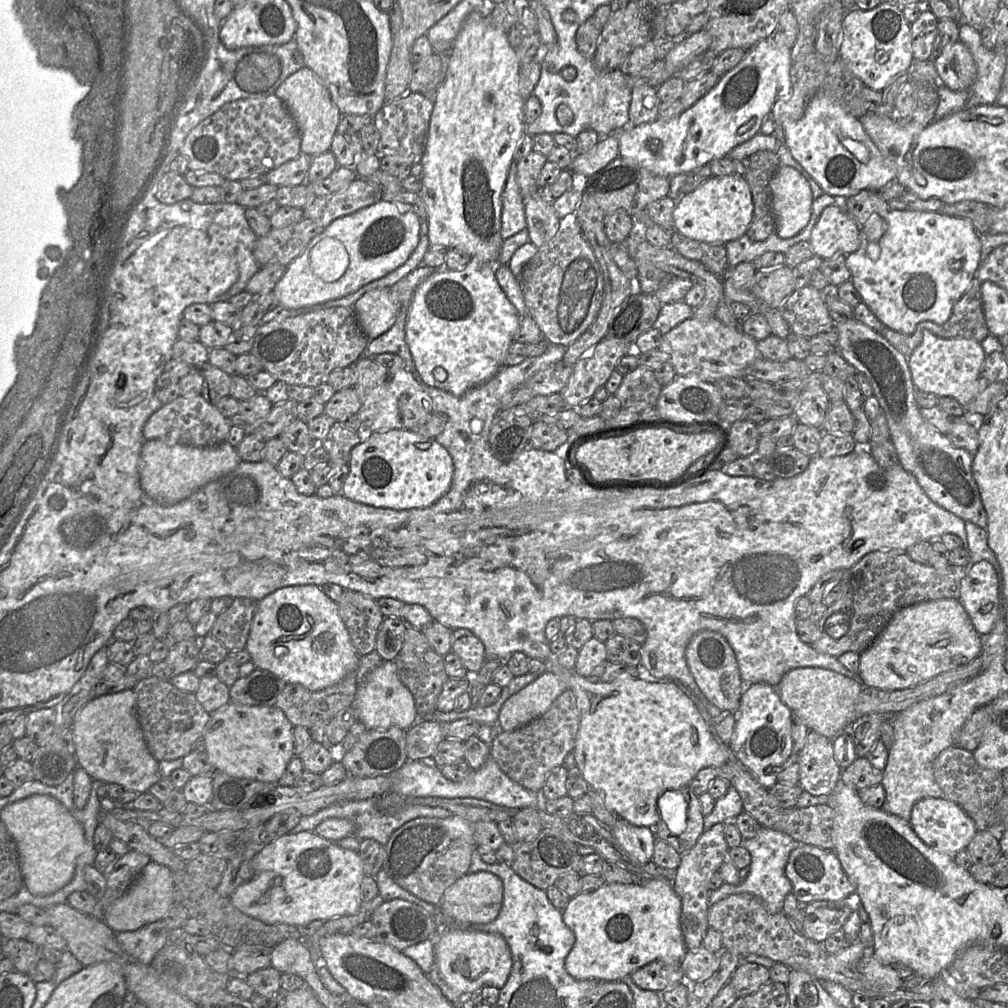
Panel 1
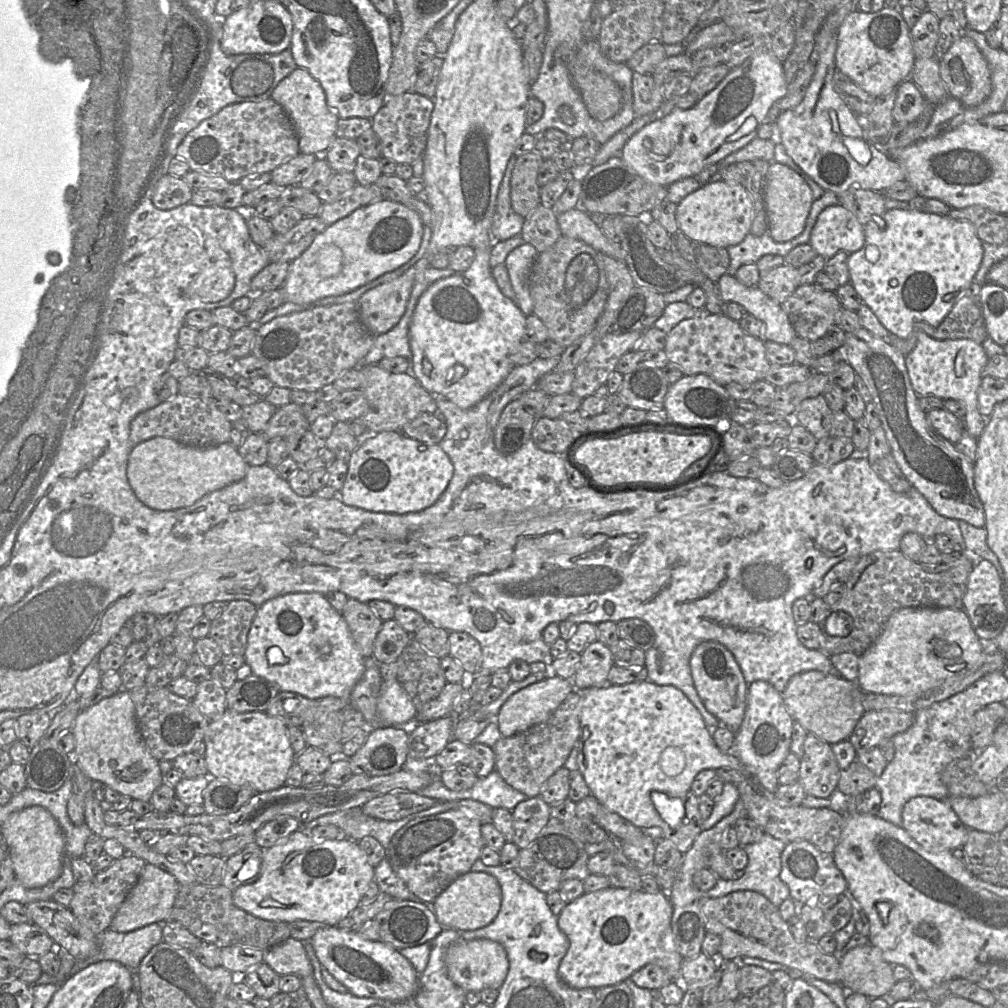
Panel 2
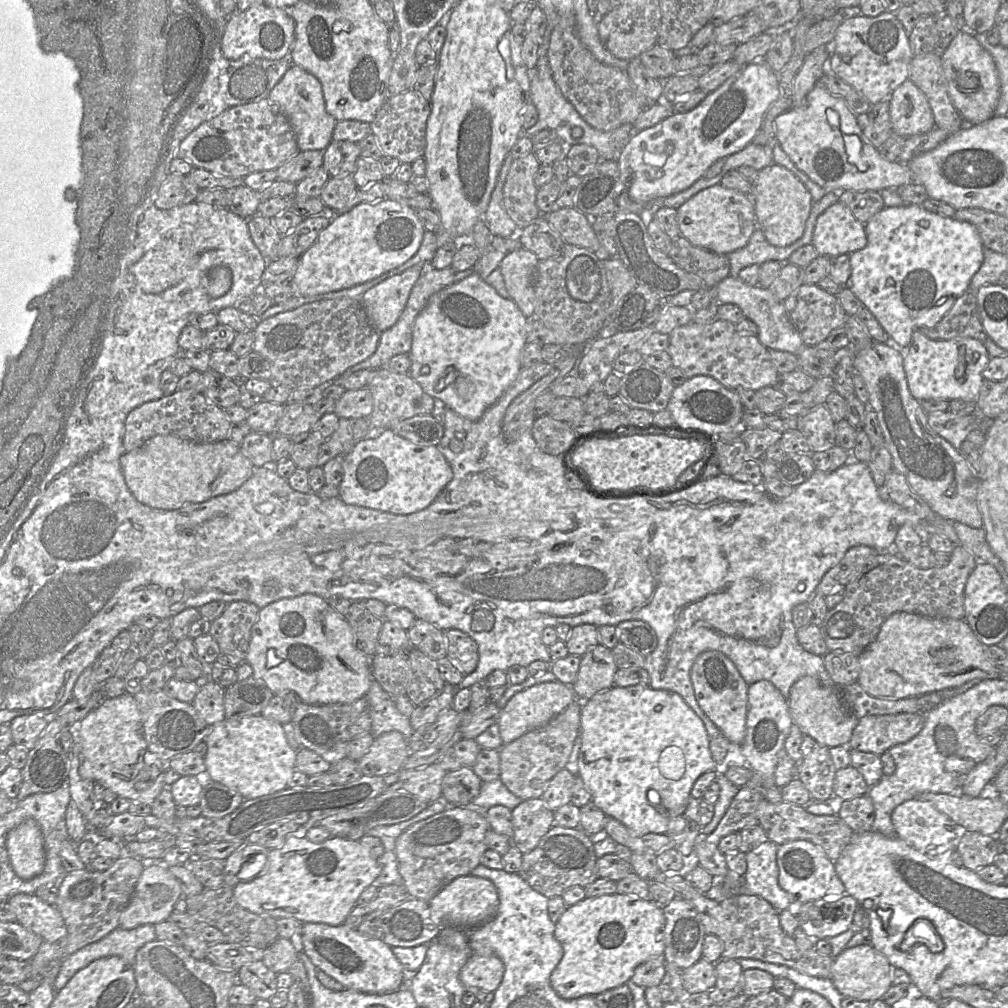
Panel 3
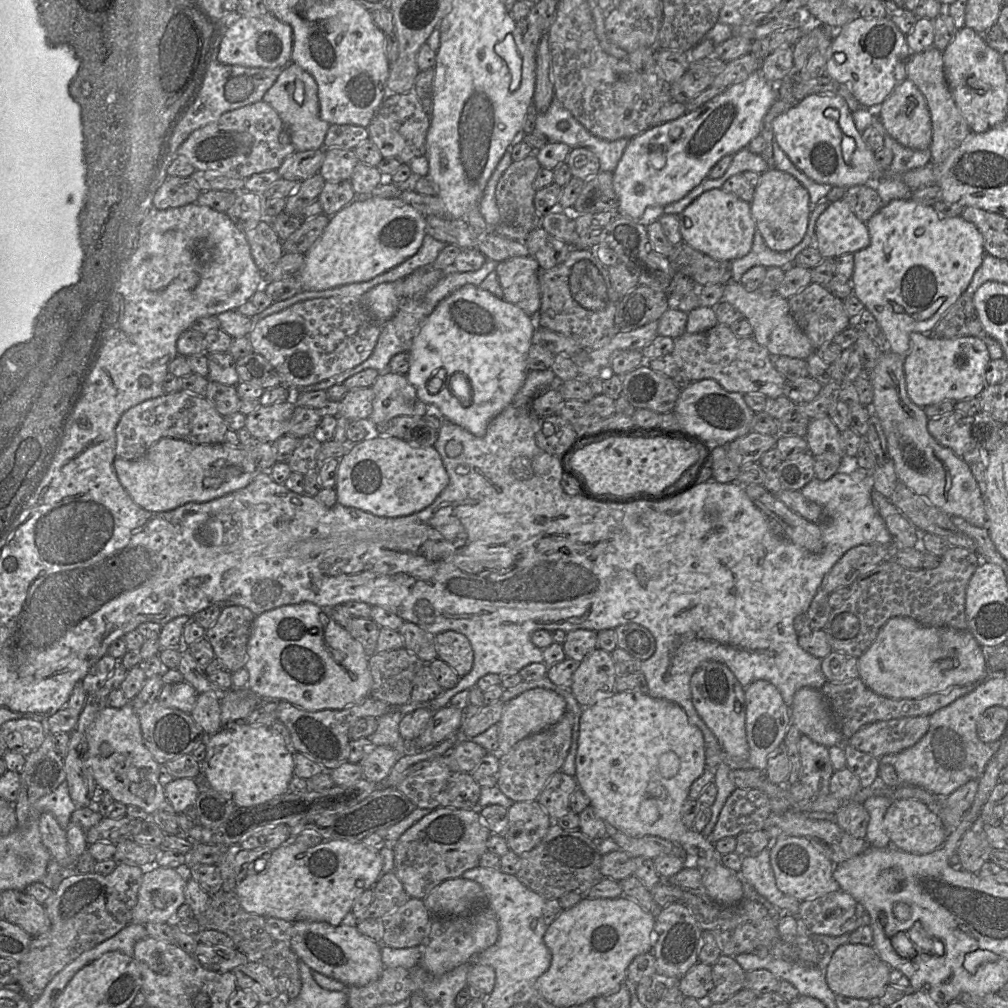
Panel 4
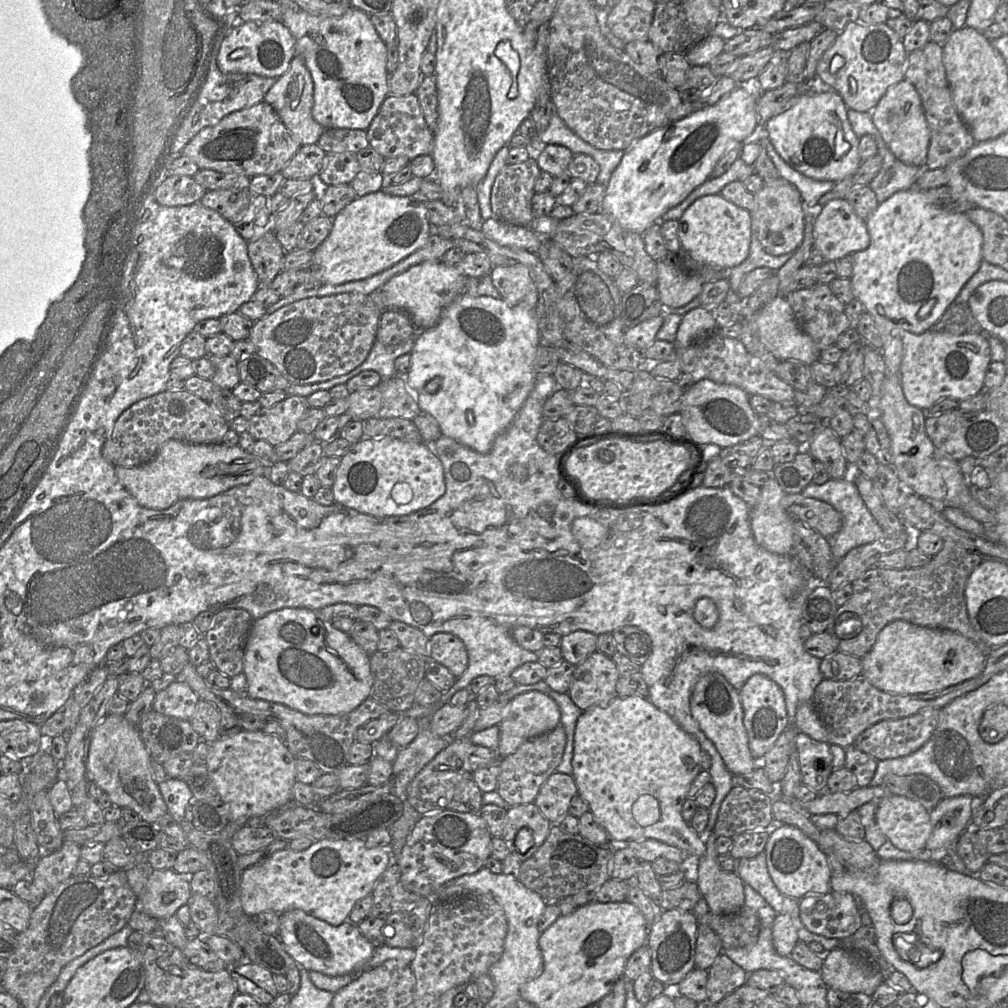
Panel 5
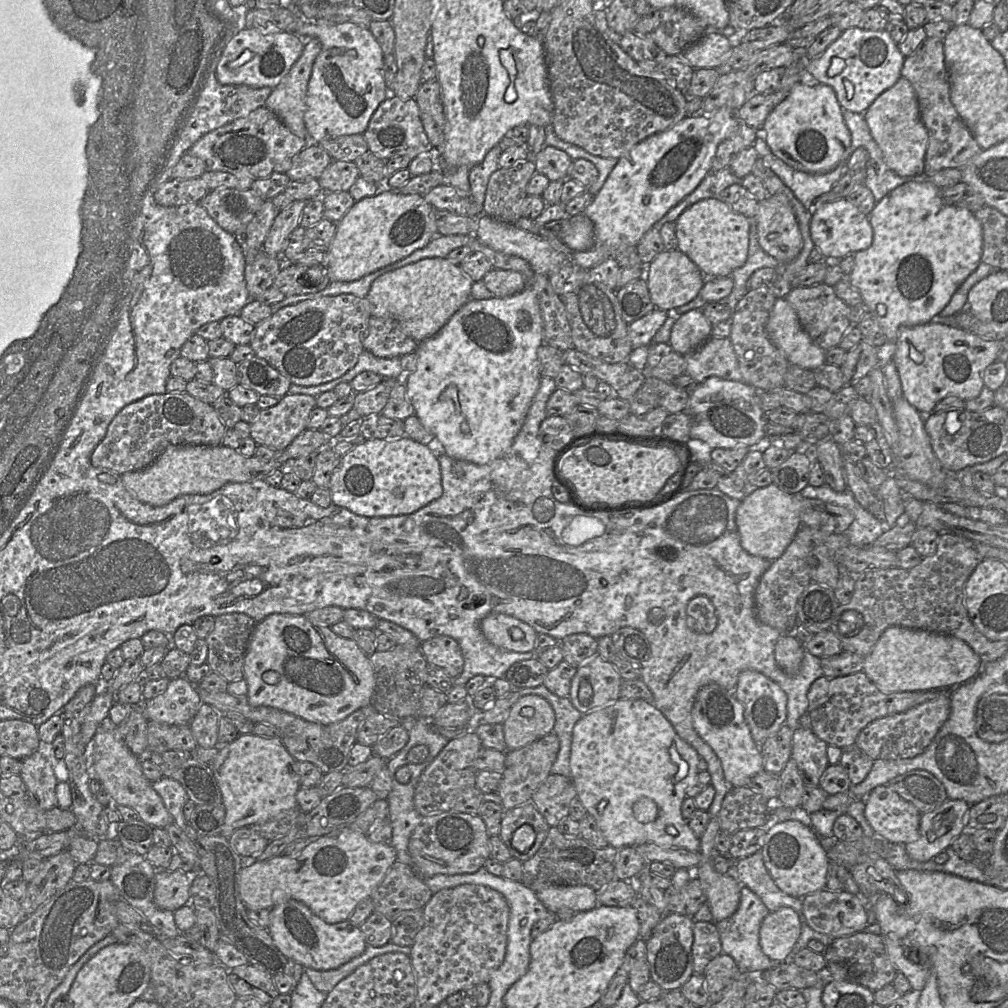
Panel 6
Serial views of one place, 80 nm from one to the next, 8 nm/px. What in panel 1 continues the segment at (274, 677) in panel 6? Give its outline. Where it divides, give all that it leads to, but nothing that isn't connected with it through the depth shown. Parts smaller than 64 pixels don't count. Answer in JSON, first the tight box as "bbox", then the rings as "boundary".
{"bbox":[245,585,360,691],"boundary":[[[316,585],[289,586],[278,589],[257,603],[245,649],[256,669],[273,673],[287,682],[303,685],[311,691],[333,686],[348,674],[356,672],[360,655],[340,617],[338,604]]]}

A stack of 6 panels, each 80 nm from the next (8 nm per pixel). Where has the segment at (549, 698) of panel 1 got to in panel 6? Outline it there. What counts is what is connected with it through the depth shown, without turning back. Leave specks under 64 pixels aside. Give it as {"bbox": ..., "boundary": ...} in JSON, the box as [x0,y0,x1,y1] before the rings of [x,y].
{"bbox":[503,695,555,750],"boundary":[[[526,695],[511,707],[503,722],[507,750],[527,746],[551,733],[555,712],[551,704],[538,695]]]}

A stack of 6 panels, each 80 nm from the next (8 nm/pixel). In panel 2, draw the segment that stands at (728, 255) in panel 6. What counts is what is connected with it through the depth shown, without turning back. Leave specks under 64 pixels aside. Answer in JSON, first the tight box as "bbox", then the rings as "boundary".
{"bbox":[676,180,753,248],"boundary":[[[723,180],[707,182],[685,196],[676,208],[678,230],[694,241],[728,248],[739,244],[750,232],[753,203],[745,186]]]}

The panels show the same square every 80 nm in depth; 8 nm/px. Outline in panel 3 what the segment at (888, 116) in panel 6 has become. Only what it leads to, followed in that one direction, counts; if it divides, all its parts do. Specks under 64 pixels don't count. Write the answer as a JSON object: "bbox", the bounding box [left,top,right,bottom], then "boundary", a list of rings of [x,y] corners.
{"bbox":[889,79,934,137],"boundary":[[[909,79],[889,96],[892,131],[902,137],[925,134],[934,126],[934,117],[924,93]]]}

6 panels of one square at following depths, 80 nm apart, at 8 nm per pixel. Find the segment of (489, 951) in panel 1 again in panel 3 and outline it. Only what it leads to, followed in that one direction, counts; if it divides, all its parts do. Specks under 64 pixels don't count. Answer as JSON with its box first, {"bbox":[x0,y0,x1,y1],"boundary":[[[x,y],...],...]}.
{"bbox":[459,955,504,992],"boundary":[[[472,955],[463,965],[459,979],[468,989],[482,989],[494,992],[500,985],[504,974],[504,964],[496,955]]]}

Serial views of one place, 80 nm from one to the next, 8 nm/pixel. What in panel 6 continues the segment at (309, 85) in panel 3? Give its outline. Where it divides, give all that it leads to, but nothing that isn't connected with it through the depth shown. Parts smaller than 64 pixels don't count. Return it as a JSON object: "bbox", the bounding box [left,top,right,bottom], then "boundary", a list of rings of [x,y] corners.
{"bbox":[265,39,321,139],"boundary":[[[304,39],[300,57],[272,89],[265,106],[273,111],[295,135],[309,139],[304,123],[308,82],[314,61],[321,51],[318,39]]]}

